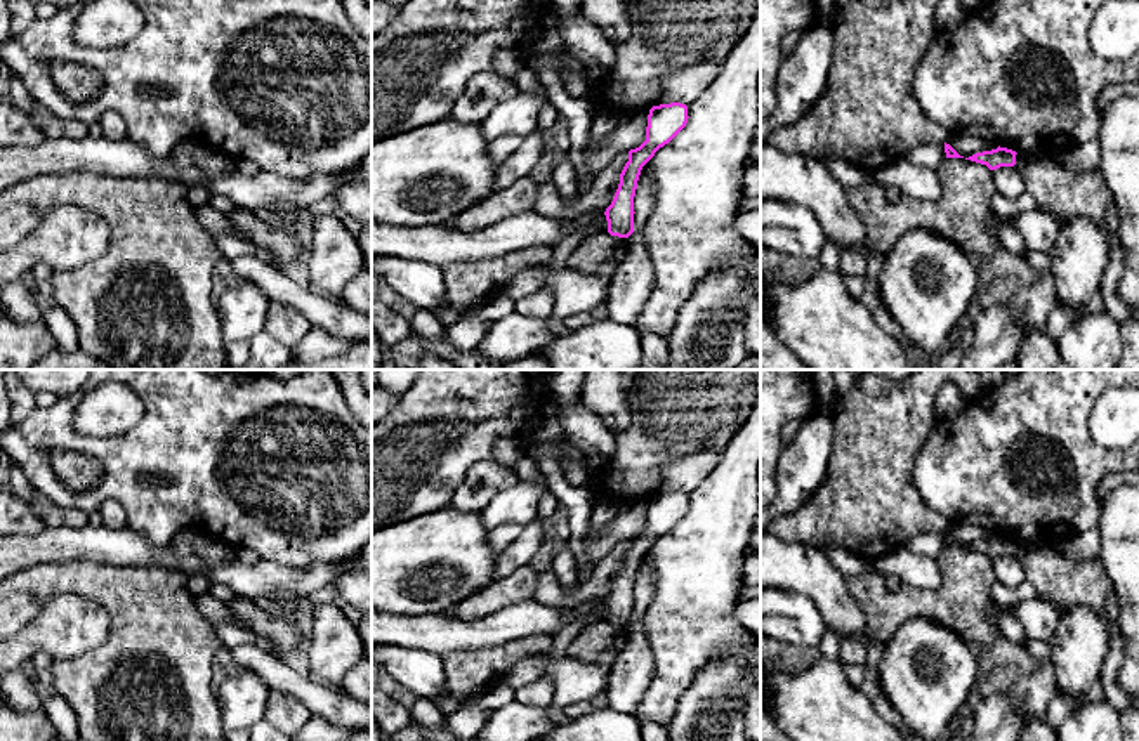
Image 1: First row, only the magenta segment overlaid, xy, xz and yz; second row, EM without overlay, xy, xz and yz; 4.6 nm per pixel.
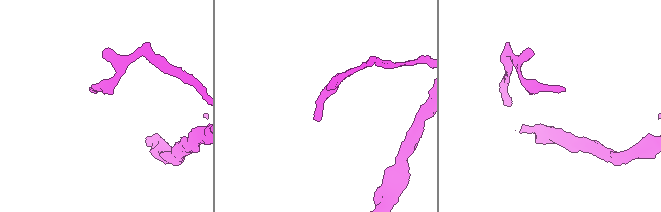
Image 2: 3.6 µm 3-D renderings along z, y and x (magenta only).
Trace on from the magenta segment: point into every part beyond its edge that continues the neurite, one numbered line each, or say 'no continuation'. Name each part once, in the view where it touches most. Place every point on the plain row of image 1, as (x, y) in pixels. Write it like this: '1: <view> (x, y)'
no continuation

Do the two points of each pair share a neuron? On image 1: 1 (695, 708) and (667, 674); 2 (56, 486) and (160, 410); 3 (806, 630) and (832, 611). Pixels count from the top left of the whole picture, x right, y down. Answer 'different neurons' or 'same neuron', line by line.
1: different neurons
2: same neuron
3: different neurons

